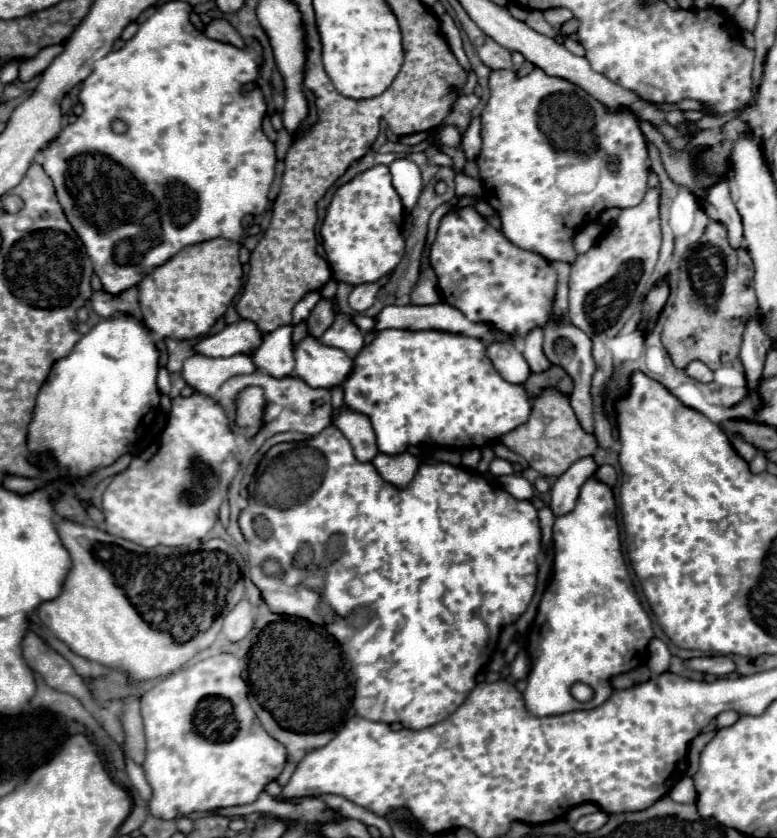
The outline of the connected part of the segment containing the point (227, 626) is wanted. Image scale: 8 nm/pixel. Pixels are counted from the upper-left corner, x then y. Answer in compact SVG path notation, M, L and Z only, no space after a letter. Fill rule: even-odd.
M242 598L224 618L224 626L222 626L222 634L230 640L230 642L238 642L242 640L254 626L254 610L252 604Z

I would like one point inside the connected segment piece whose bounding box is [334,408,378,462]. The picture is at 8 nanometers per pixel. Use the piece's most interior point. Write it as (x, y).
(356, 427)

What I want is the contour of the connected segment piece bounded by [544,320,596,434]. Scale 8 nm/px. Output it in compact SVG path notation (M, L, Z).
M552 320L548 322L548 326L544 328L544 354L552 364L562 366L568 376L574 382L574 390L570 394L570 404L572 410L580 422L580 426L584 428L584 432L594 434L594 418L592 418L592 396L590 396L590 382L592 382L592 374L596 370L594 360L592 360L592 342L590 338L576 326L572 326L570 322L562 322L562 324L554 324Z

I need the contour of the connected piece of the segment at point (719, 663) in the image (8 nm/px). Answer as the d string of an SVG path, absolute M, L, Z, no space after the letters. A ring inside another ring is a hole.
M714 656L714 658L692 658L686 662L688 668L704 674L714 674L714 676L726 676L736 670L736 664L732 662L730 656Z

